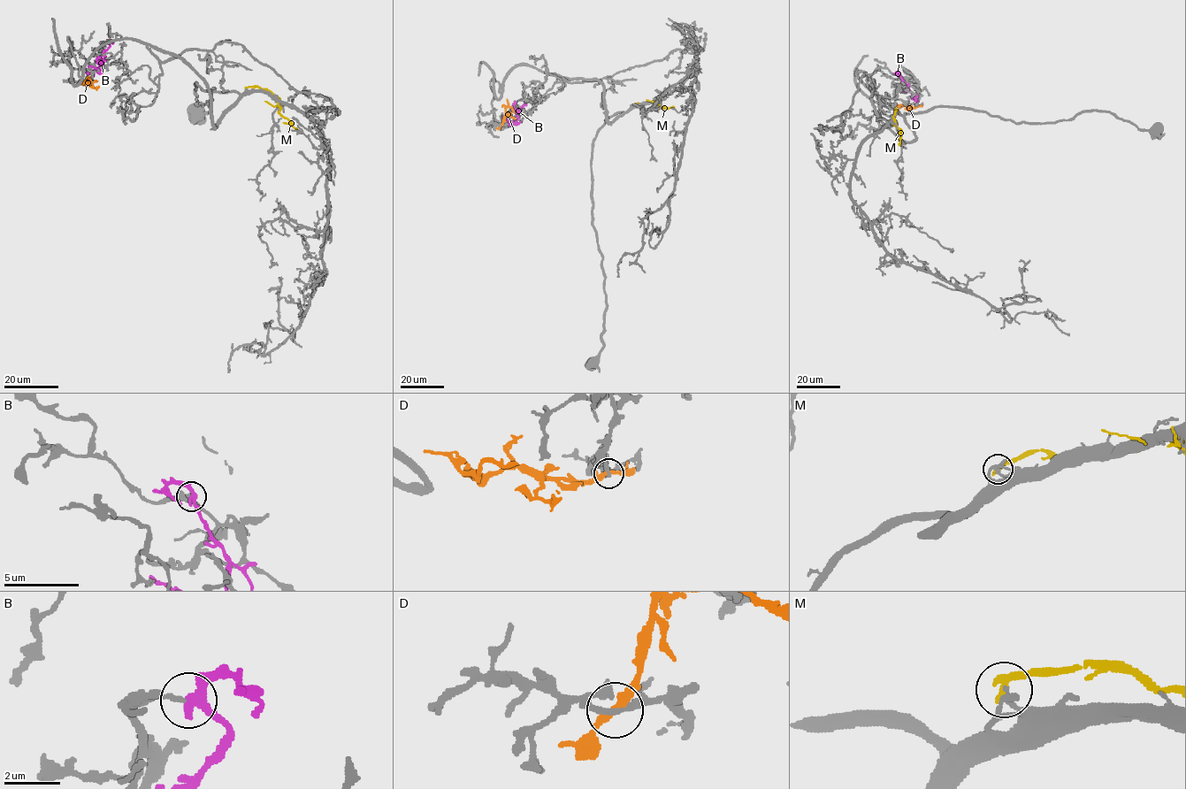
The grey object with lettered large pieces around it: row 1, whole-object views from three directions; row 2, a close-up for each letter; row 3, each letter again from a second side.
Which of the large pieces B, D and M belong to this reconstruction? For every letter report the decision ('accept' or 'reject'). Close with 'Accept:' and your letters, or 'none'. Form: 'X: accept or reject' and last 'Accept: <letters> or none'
B: reject
D: reject
M: reject
Accept: none

